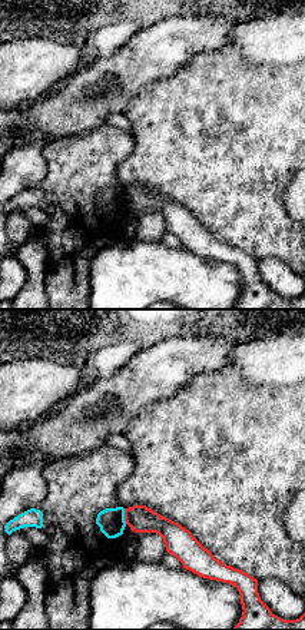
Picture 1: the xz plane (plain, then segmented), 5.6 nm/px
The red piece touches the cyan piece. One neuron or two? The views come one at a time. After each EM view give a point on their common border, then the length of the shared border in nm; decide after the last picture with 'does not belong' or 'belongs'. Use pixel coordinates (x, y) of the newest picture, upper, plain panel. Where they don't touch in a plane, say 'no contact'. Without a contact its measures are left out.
(125, 195) | 90 nm

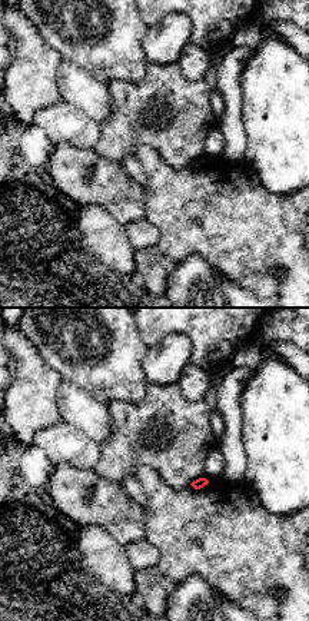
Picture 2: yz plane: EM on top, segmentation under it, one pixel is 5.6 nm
no contact

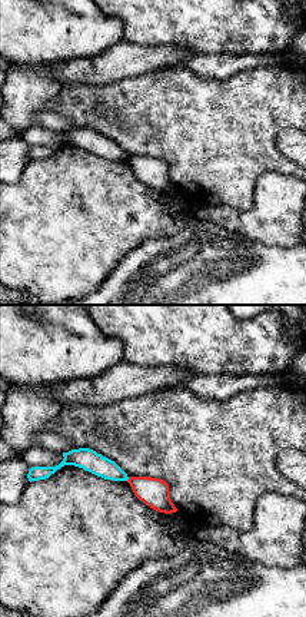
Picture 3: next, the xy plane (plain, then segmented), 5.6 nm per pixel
(129, 158) | 30 nm

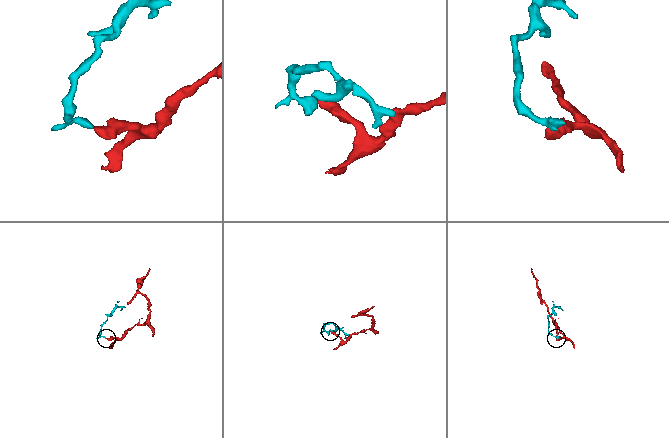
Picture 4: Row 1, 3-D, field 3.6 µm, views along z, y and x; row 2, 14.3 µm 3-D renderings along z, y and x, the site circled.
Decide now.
does not belong

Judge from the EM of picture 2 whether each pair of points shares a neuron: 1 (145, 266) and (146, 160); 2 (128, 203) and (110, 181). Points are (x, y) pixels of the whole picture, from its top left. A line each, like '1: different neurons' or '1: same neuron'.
1: different neurons
2: same neuron

